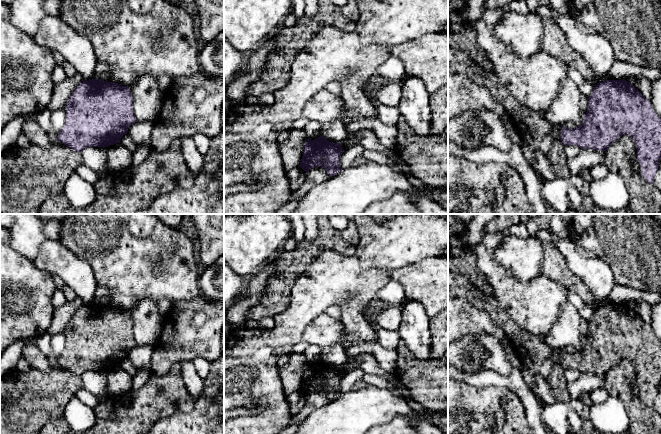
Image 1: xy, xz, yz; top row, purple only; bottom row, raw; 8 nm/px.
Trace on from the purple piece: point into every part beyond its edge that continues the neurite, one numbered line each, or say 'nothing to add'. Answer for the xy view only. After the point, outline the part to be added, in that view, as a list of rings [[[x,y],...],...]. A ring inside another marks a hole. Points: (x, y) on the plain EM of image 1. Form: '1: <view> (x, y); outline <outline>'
nothing to add

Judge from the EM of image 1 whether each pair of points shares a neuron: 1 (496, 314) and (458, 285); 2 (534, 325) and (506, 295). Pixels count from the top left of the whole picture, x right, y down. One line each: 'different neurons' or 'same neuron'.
1: same neuron
2: same neuron

